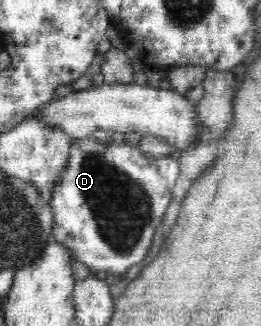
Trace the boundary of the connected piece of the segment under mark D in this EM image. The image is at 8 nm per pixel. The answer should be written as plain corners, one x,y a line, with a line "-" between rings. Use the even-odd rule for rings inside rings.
93,135
72,141
69,160
68,167
53,185
51,193
50,205
54,217
51,238
65,246
73,259
88,265
93,273
103,276
111,272
122,277
129,267
147,257
155,231
171,201
172,189
179,175
179,163
170,155
158,158
146,156
139,146
116,145
113,140
109,144
101,144

